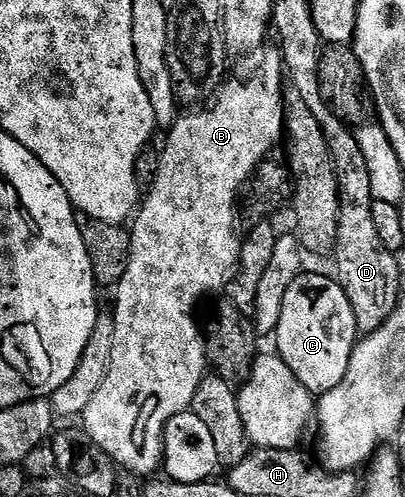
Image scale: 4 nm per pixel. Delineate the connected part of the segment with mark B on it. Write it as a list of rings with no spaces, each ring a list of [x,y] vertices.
[[[277,55],[270,56],[263,62],[258,76],[250,76],[247,80],[227,79],[212,103],[206,106],[211,108],[187,111],[190,113],[179,115],[169,129],[166,149],[158,156],[154,185],[145,193],[133,221],[134,228],[129,229],[130,257],[116,285],[118,297],[112,306],[115,338],[107,376],[80,416],[92,442],[100,446],[123,473],[153,477],[157,468],[159,471],[164,458],[162,431],[172,417],[193,405],[196,390],[207,375],[206,341],[200,324],[198,328],[194,321],[194,303],[202,292],[225,289],[227,281],[235,275],[240,234],[238,236],[234,229],[234,203],[242,183],[245,185],[251,179],[259,165],[271,155],[274,143],[283,139],[283,89],[283,65]]]

